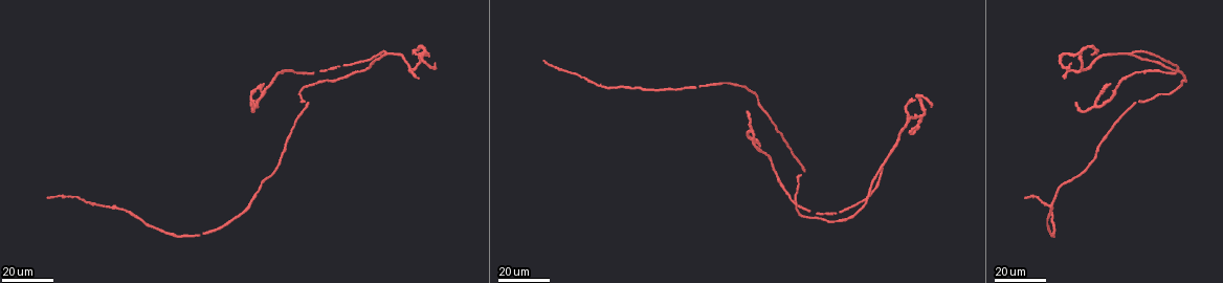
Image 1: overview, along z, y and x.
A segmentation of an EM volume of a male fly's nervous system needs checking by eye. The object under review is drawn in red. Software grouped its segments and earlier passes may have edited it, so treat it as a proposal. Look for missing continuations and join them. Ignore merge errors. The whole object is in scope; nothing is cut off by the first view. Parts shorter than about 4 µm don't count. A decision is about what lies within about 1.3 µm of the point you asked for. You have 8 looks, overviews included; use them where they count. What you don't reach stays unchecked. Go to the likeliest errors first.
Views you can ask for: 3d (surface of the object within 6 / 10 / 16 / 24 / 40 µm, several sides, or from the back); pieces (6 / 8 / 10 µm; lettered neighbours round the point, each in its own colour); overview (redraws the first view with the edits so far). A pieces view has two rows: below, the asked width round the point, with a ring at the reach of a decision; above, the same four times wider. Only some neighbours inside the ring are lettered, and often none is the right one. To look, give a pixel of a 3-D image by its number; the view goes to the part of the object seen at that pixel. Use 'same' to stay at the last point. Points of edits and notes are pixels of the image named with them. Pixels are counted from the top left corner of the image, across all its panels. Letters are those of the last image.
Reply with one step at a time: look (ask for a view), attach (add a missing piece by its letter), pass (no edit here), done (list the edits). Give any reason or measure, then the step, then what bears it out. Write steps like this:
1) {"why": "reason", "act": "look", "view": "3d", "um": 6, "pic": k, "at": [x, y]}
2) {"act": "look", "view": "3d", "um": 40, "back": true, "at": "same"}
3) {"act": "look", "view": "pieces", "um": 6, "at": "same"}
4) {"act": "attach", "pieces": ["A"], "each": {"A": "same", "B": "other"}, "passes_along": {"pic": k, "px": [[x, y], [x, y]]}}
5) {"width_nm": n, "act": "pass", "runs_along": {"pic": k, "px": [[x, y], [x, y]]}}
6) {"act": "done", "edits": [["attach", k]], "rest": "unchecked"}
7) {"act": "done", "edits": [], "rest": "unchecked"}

{"why": "branch stops here", "act": "look", "view": "3d", "um": 24, "pic": 1, "at": [1092, 54]}

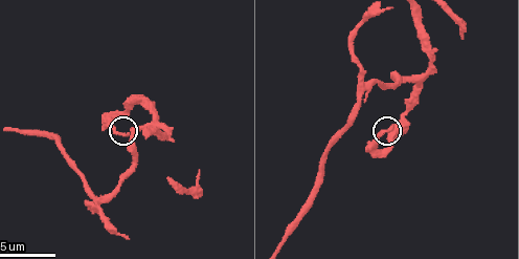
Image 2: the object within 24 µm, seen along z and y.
{"act": "look", "view": "pieces", "um": 10, "pic": 2, "at": [393, 125]}

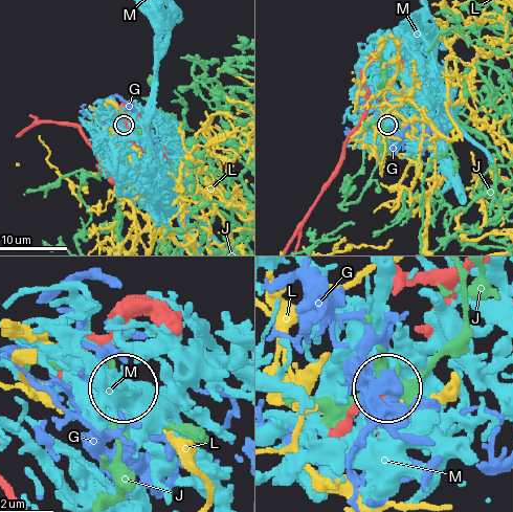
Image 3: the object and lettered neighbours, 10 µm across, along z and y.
{"act": "pass", "each": {"G": "other", "J": "other", "L": "other", "M": "other"}, "found": "no lettered piece goes on from it"}

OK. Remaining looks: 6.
{"why": "an open end", "act": "look", "view": "3d", "um": 24, "pic": 1, "at": [543, 59]}

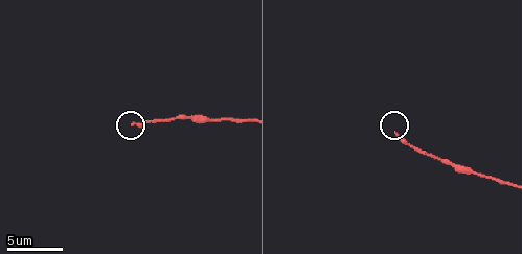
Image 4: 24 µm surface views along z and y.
{"act": "look", "view": "pieces", "um": 8, "pic": 4, "at": [133, 125]}

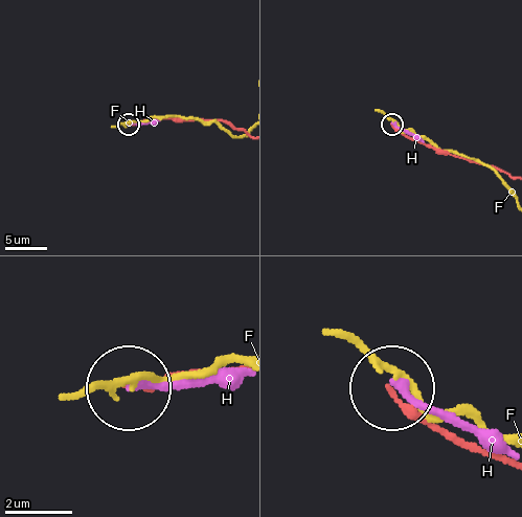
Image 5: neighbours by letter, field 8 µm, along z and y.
{"act": "pass", "each": {"F": "other", "H": "other"}, "found": "no lettered piece goes on from it"}

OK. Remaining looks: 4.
{"why": "branch stops here", "act": "look", "view": "3d", "um": 24, "pic": 1, "at": [1074, 102]}

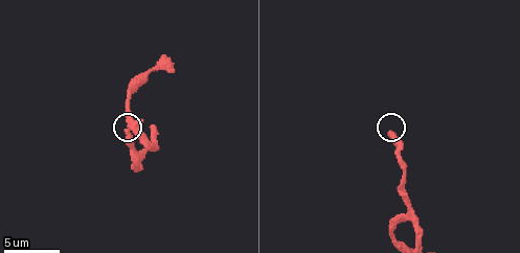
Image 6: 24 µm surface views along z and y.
{"act": "look", "view": "3d", "um": 10, "pic": 6, "at": [126, 129]}

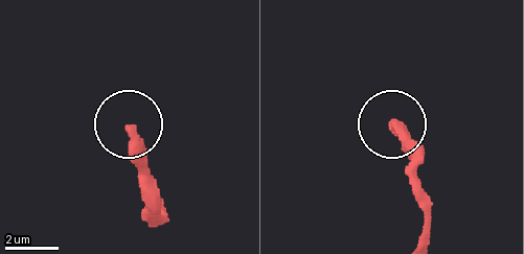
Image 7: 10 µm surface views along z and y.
{"act": "look", "view": "pieces", "um": 8, "pic": 7, "at": [130, 129]}

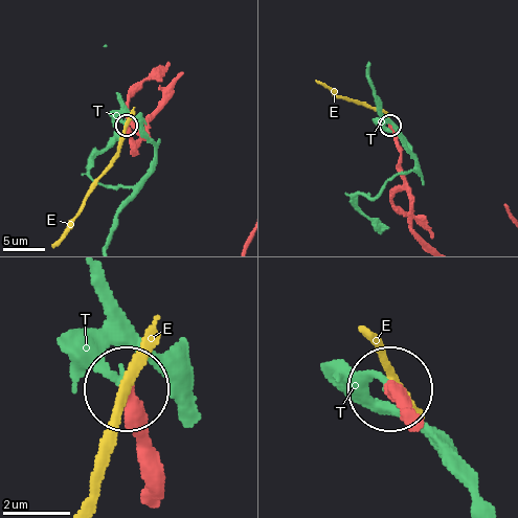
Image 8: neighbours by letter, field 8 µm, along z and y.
{"act": "pass", "each": {"E": "other", "T": "other"}, "found": "no lettered piece goes on from it"}

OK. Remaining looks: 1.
{"why": "thin end", "act": "look", "view": "pieces", "um": 8, "pic": 2, "at": [199, 173]}

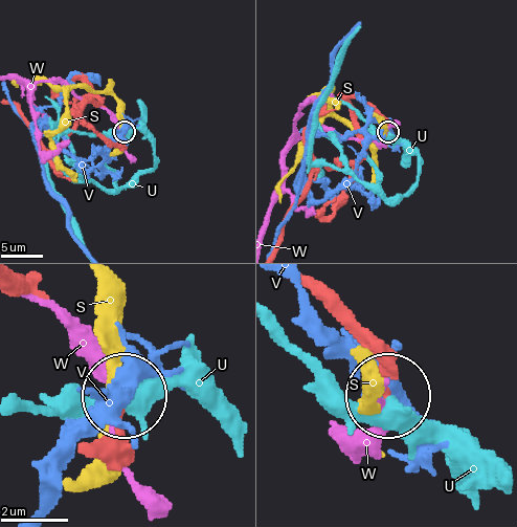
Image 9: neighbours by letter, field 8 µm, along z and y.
{"act": "pass", "each": {"S": "other", "U": "other", "V": "other", "W": "other"}, "found": "none of them fits"}

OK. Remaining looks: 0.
{"act": "done", "edits": [], "rest": "unchecked"}

